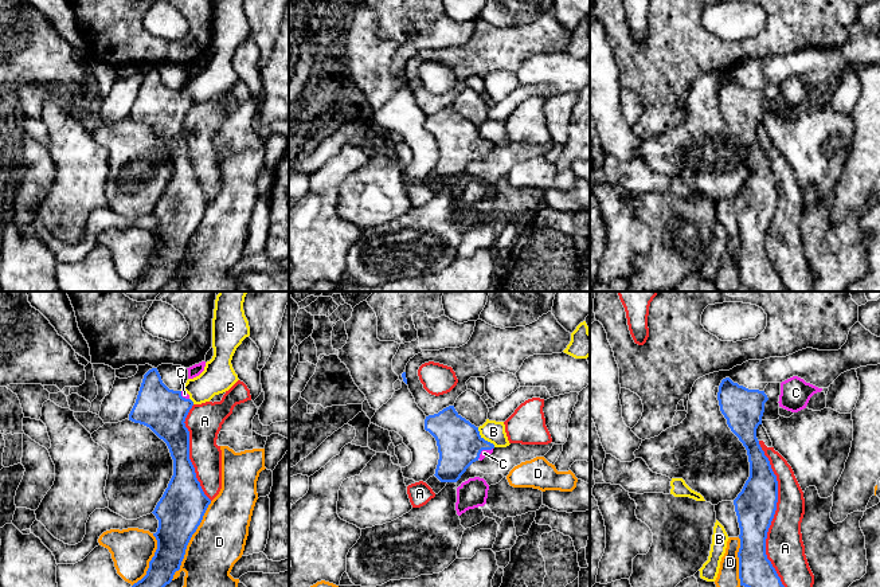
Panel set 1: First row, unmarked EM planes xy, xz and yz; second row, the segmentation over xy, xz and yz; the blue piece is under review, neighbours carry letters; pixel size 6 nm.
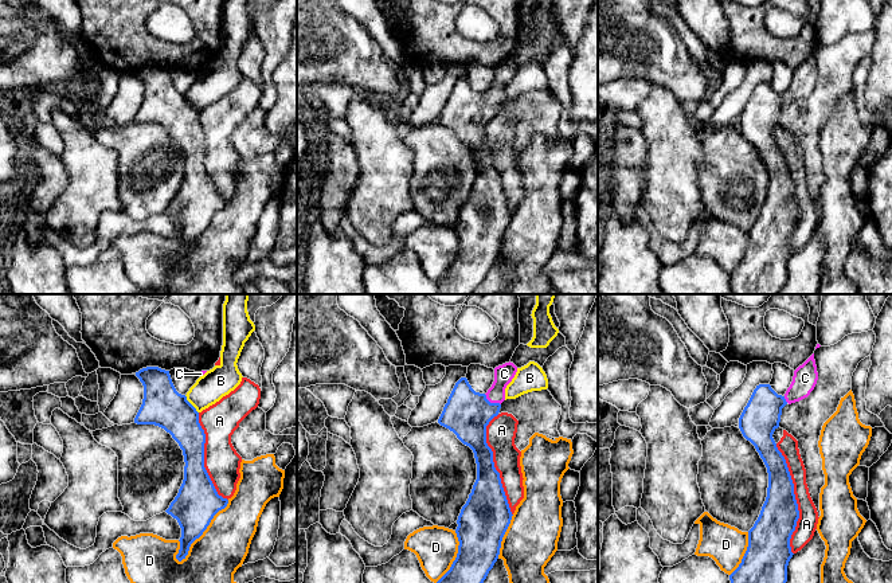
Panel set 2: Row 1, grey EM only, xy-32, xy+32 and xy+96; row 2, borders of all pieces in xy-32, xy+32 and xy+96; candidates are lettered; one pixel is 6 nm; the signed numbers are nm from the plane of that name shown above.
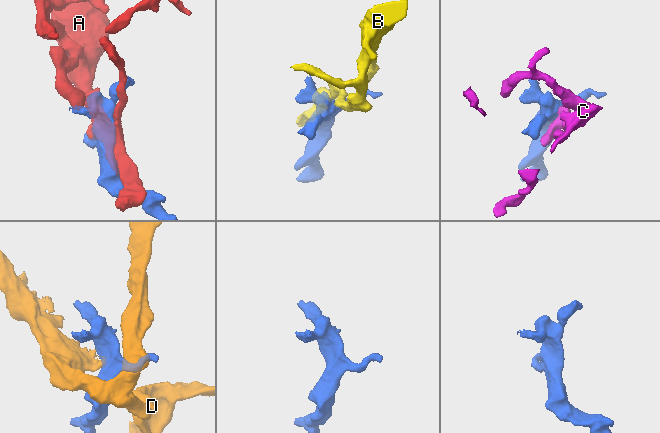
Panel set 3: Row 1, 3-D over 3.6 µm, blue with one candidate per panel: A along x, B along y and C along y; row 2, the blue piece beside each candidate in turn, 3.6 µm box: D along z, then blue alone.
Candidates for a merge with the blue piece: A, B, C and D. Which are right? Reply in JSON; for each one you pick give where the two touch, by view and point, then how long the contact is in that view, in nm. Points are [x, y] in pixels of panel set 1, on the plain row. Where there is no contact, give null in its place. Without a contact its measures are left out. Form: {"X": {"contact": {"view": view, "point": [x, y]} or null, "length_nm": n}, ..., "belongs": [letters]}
{"C": {"contact": {"view": "xz", "point": [482, 148]}, "length_nm": 120}, "belongs": ["C"]}

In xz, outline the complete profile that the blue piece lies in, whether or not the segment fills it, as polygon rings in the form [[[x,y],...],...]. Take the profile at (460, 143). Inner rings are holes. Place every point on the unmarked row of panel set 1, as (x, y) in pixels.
[[[454,105],[426,116],[425,129],[437,140],[439,159],[434,175],[441,181],[457,181],[473,161],[482,160],[494,148]]]

